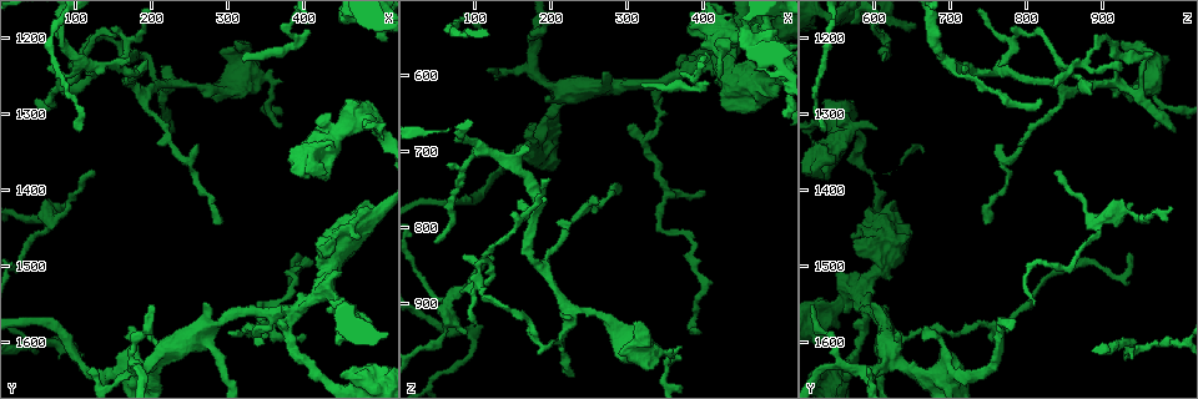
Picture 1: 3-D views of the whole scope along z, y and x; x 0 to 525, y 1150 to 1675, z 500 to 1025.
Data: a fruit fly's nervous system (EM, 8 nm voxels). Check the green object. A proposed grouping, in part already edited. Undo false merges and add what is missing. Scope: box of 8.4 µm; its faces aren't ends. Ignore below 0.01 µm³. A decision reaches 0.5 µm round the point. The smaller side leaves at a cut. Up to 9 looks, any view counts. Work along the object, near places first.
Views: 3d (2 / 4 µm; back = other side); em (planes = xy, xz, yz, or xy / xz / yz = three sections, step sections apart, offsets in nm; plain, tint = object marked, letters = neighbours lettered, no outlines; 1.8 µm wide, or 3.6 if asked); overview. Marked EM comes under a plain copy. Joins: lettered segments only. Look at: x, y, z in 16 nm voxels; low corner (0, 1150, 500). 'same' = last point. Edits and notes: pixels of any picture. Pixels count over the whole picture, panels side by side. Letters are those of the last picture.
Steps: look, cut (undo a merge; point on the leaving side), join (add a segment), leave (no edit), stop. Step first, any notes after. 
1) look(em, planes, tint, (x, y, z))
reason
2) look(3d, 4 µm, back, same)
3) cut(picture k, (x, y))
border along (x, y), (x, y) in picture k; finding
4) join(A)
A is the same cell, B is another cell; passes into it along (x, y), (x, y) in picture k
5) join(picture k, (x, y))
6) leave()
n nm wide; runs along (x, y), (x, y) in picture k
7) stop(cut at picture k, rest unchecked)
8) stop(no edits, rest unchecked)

look(em, planes, tint, (385, 1560, 590))
looks like a crossing

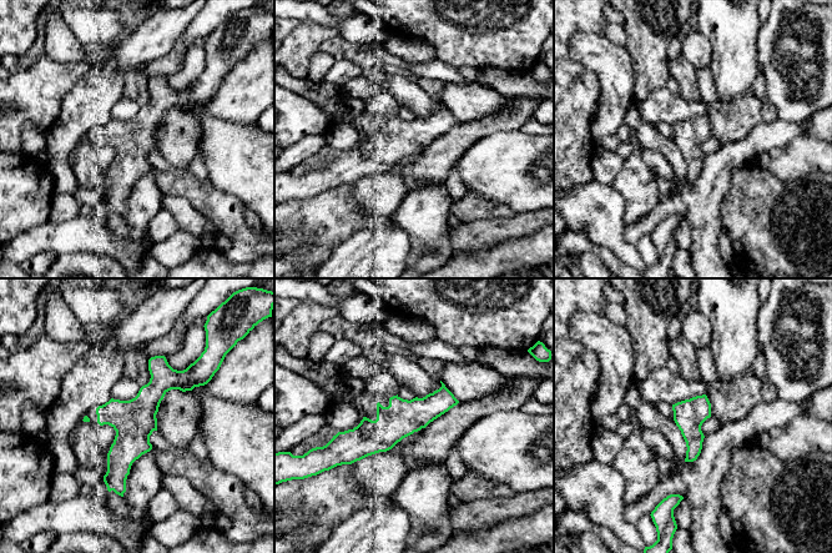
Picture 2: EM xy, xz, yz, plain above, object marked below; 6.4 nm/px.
look(em, planes, letters, same)

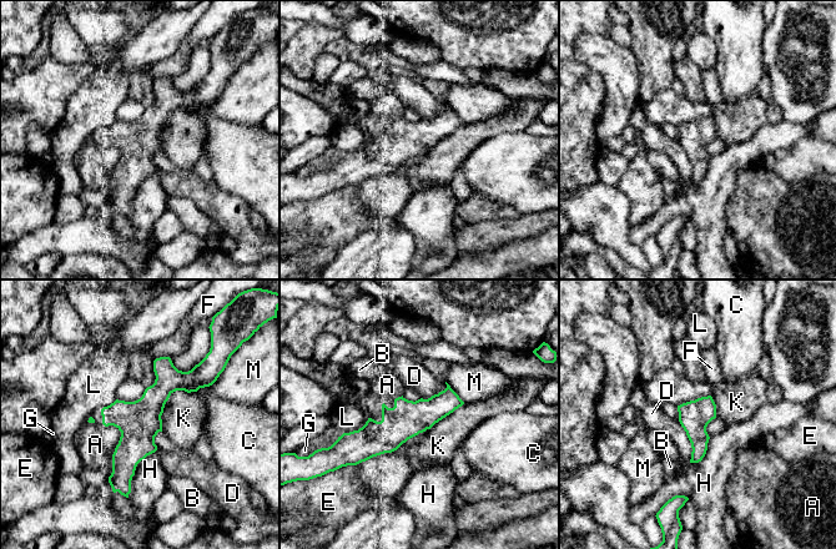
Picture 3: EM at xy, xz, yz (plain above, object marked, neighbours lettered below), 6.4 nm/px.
leave()
A, B, C, D, E, F, G, H, K, L and M are other cells; runs along (204, 381), (152, 402), (115, 488) in picture 3; one cell here

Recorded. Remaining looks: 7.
look(3d, 4 µm, (215, 1620, 625))
branch point

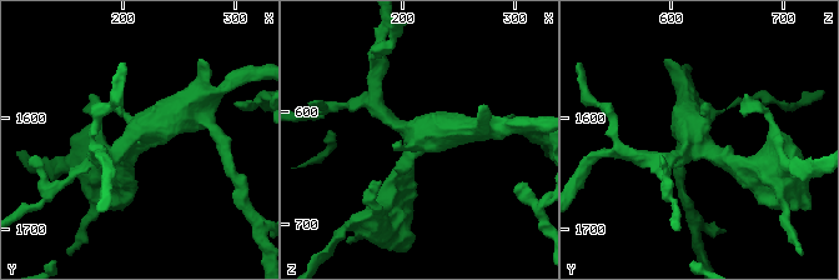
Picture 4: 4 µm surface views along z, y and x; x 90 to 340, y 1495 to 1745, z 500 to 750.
look(em, planes, tint, (216, 1618, 626))
shape alone is not enough

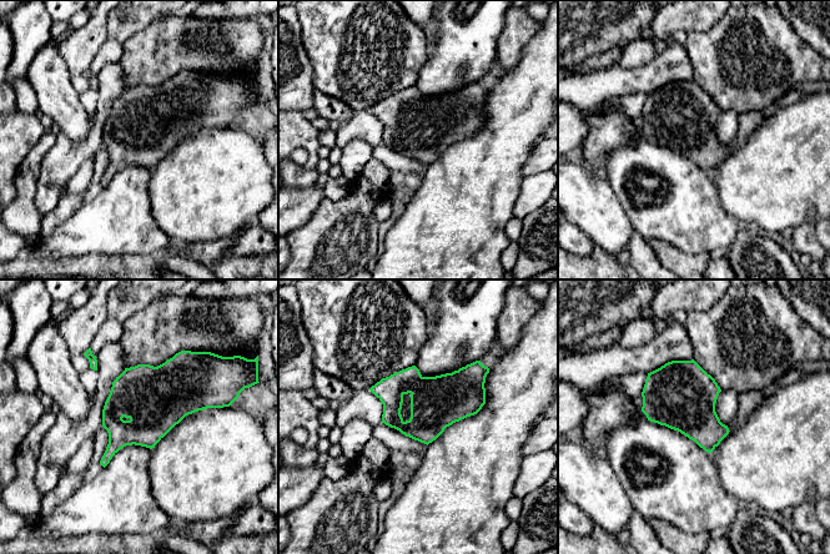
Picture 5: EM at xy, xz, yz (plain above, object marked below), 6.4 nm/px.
look(em, planes, letters, same)

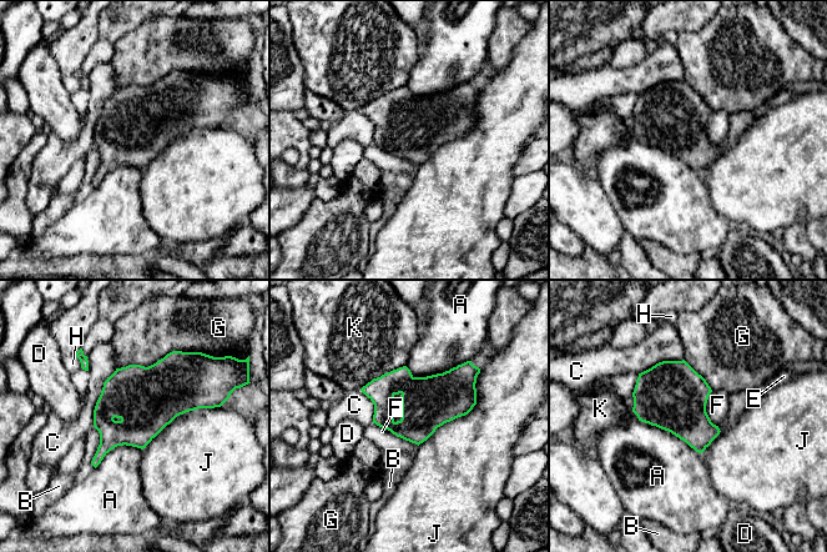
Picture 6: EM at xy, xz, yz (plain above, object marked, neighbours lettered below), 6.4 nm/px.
leave()
340 nm wide; A, B, C, D, E, F, G, H, J and K are other cells; one cell here

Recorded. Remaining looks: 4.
look(em, planes, letters, (190, 1225, 955))
abrupt turn

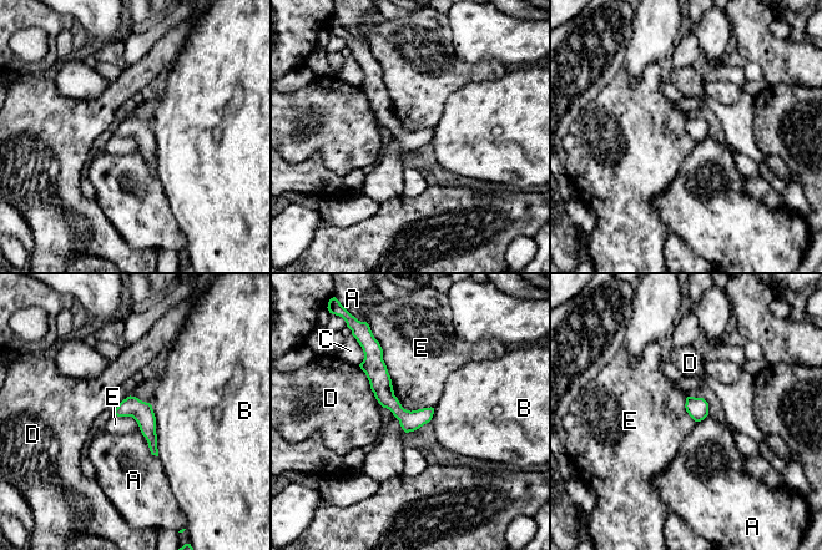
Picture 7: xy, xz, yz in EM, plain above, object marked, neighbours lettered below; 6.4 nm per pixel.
leave()
A, B, C, D and E are other cells; border along (373, 334), (398, 402), (433, 408) in picture 7; one cell here

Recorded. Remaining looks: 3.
look(em, xz, step 8, tint, (110, 1235, 865))
a narrow waist

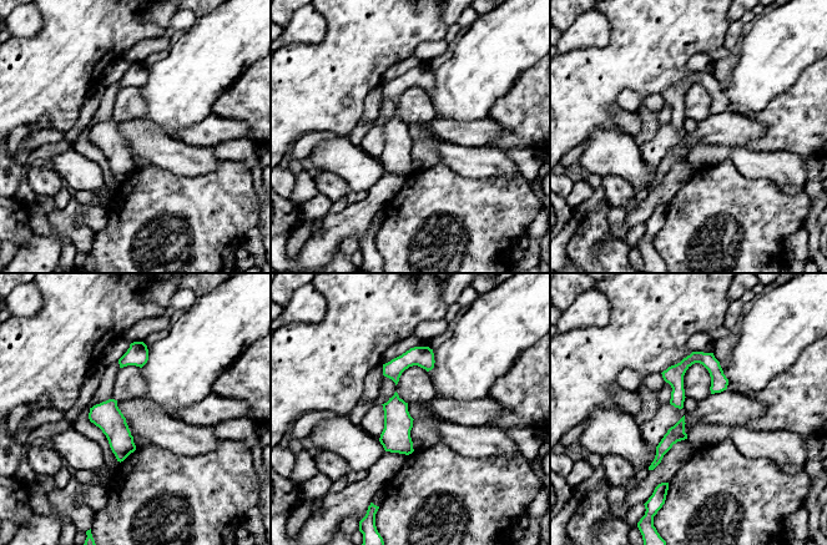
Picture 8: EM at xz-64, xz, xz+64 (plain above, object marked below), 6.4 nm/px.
look(em, planes, letters, same)

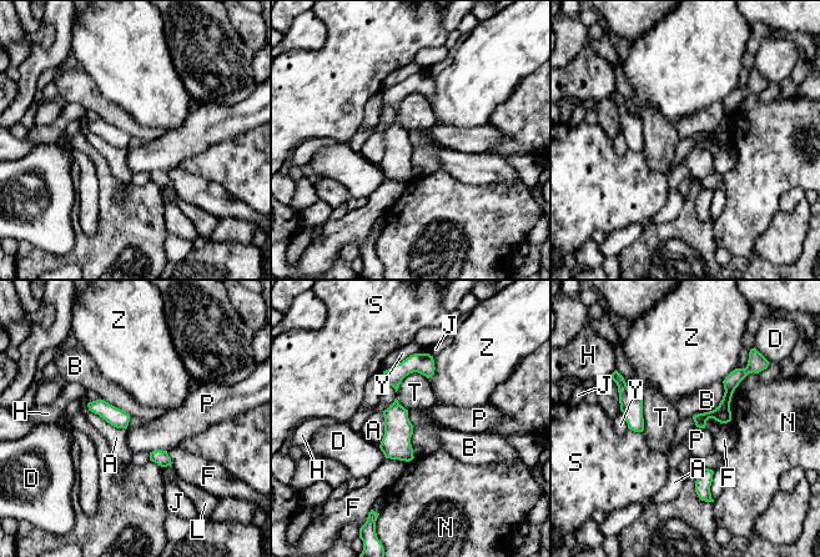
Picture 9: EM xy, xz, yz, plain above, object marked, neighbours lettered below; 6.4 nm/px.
leave()
A, B, D, F, H, J, L, N, P, S, T, Y and Z are other cells; runs along (745, 371), (729, 386), (725, 404), (699, 423) in picture 9; one cell here

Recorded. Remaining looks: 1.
stop(no edits, rest unchecked)

